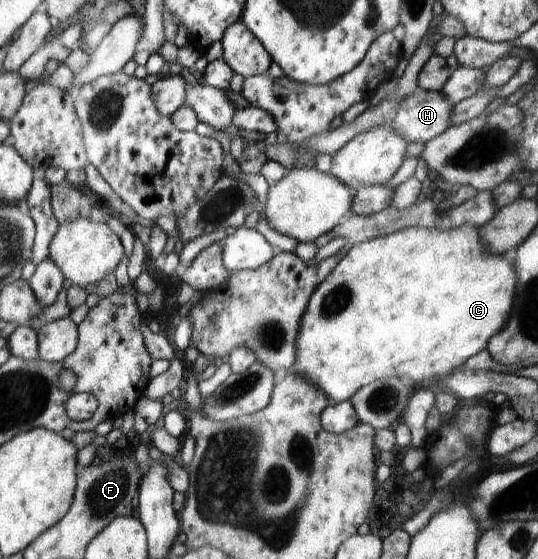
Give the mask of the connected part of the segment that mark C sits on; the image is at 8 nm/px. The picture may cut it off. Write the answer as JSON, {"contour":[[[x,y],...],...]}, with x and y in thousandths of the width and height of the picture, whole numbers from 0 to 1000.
{"contour":[[[866,401],[859,408],[849,408],[848,411],[816,411],[812,408],[790,410],[784,406],[755,406],[753,410],[743,410],[734,417],[708,422],[703,426],[693,426],[677,433],[662,435],[645,449],[645,454],[626,469],[626,474],[619,479],[619,485],[610,492],[608,503],[604,506],[597,504],[597,521],[589,521],[589,528],[582,530],[582,542],[574,542],[574,556],[565,556],[567,578],[558,578],[559,599],[552,597],[550,606],[550,649],[546,662],[559,673],[569,676],[574,685],[580,685],[586,694],[591,694],[606,708],[610,708],[612,721],[628,723],[634,719],[645,719],[649,714],[656,712],[675,692],[682,691],[684,685],[697,683],[712,676],[745,676],[757,674],[768,683],[775,683],[783,692],[790,692],[794,685],[809,685],[812,678],[827,676],[833,673],[842,660],[853,660],[862,649],[885,631],[894,626],[901,626],[907,619],[907,610],[914,605],[916,597],[922,597],[935,585],[942,583],[942,574],[954,558],[954,549],[957,546],[957,521],[959,517],[959,481],[950,470],[950,462],[942,454],[929,458],[928,454],[909,454],[900,442],[900,436],[892,433],[892,410],[881,408],[877,401]]]}

